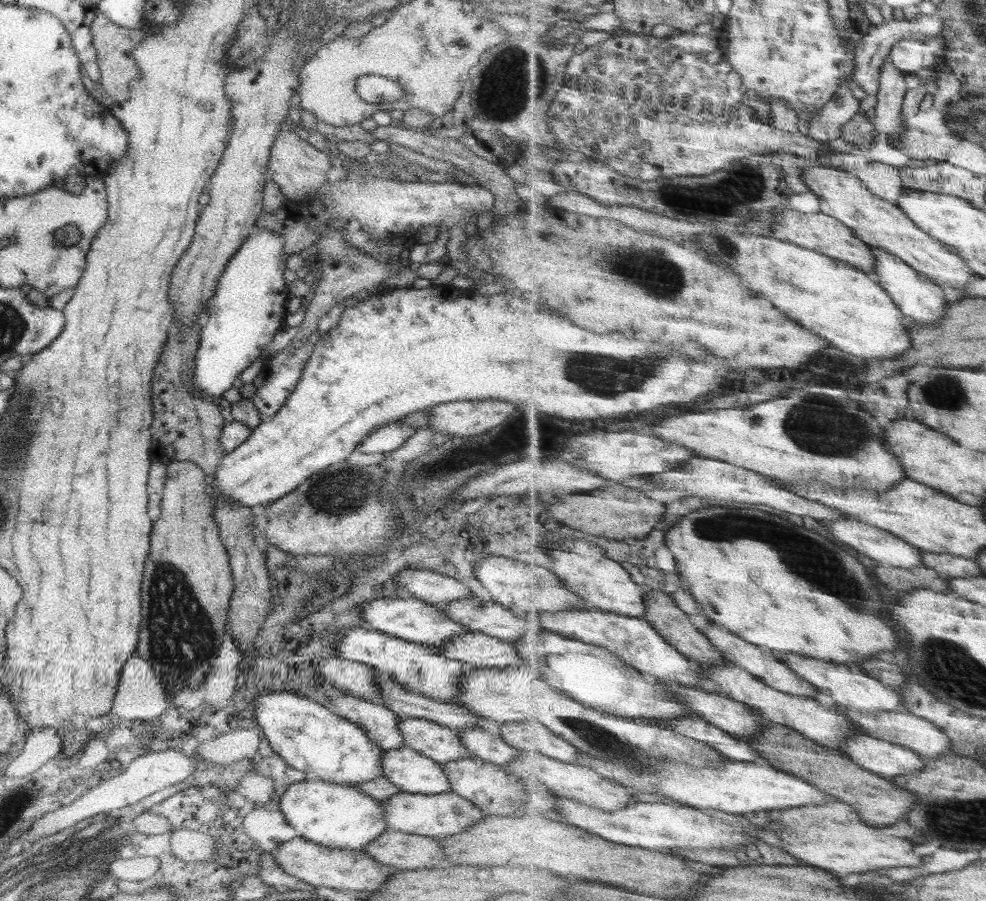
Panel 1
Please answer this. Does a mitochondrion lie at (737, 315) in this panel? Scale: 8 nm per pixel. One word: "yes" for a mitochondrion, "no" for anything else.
no

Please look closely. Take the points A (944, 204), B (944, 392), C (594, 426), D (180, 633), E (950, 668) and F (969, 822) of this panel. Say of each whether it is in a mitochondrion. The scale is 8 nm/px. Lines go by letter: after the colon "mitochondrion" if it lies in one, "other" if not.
A: other
B: mitochondrion
C: other
D: mitochondrion
E: mitochondrion
F: mitochondrion

